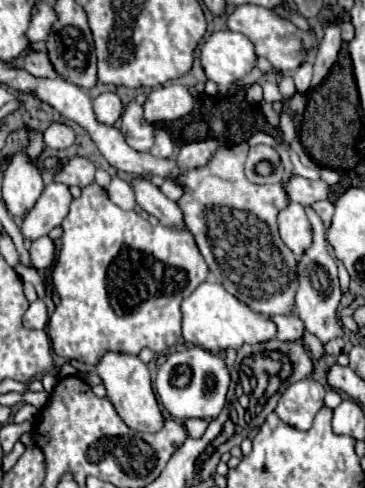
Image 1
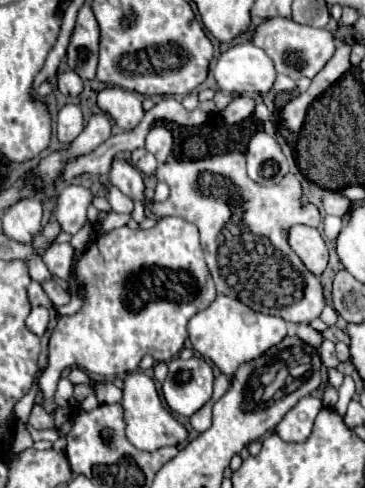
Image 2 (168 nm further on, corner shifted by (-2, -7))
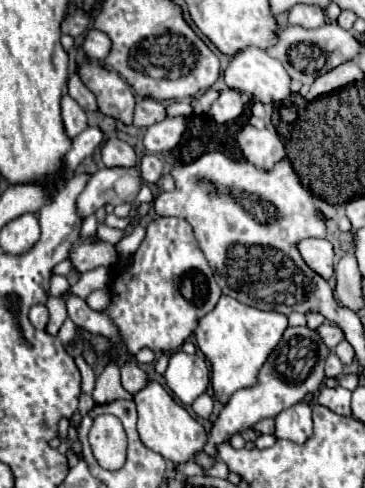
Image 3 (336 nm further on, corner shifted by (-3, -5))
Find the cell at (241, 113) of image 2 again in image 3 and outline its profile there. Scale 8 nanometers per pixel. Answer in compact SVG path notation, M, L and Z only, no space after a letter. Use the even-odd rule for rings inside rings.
M221 90L221 96L213 102L209 114L215 118L215 122L225 124L235 120L243 112L243 100L237 90Z

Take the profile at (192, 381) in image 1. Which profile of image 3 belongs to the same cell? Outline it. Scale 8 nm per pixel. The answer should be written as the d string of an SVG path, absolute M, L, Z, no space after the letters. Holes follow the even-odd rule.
M181 350L171 354L165 380L181 404L191 406L209 386L209 368L205 356L189 356Z

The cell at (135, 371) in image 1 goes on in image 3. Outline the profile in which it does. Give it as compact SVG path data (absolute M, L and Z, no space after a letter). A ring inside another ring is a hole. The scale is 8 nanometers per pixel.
M149 380L147 386L141 388L133 396L133 400L137 404L137 416L139 416L139 420L137 420L137 432L139 432L141 442L147 448L151 448L153 452L161 454L163 458L167 458L171 462L187 462L187 460L193 460L193 462L197 462L203 468L211 468L215 464L213 458L209 458L209 456L205 456L201 452L203 446L205 446L205 442L207 442L205 428L195 418L191 418L189 412L181 404L177 404L167 394L167 390L161 384Z

